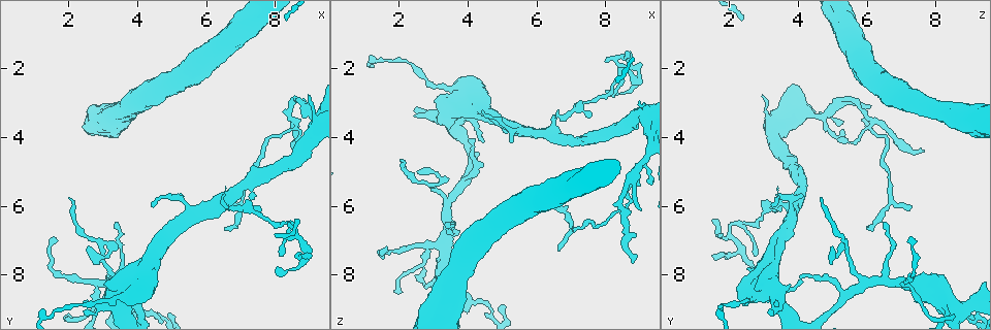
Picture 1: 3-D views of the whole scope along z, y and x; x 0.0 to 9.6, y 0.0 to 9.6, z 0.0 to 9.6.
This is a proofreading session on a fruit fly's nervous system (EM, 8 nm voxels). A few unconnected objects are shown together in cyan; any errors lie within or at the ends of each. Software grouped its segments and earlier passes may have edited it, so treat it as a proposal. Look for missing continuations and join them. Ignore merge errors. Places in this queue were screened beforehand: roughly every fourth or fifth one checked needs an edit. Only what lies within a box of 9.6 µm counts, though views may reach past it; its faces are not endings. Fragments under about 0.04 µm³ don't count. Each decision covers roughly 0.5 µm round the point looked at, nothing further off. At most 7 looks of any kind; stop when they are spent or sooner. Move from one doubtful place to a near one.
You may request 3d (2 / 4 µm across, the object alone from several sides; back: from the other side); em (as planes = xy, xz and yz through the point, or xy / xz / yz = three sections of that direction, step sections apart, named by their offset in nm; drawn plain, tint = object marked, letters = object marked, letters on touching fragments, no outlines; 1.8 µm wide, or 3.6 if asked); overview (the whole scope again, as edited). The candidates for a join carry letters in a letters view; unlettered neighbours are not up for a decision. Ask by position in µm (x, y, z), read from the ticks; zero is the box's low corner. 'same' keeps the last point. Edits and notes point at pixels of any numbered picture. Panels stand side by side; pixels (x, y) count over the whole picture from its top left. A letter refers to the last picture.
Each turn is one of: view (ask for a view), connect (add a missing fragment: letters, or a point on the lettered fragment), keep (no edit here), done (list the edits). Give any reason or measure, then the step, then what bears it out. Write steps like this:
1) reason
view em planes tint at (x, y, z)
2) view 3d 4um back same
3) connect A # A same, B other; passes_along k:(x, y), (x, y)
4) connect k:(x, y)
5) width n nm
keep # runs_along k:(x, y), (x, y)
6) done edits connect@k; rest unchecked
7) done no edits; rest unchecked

branch stops here
view em 3.6um xy step 8 letters at (8.75, 4.35, 7.65)

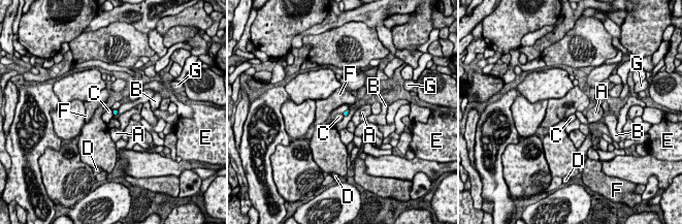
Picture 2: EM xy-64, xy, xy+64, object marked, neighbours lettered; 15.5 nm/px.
view em 3.6um planes letters same

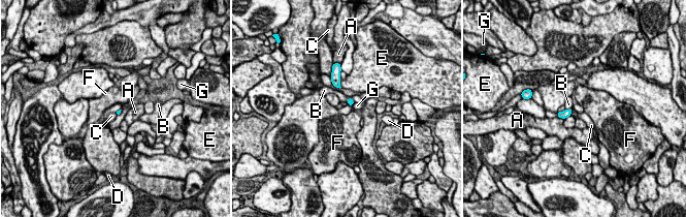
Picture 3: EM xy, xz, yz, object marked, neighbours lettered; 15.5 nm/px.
keep # A other, B other, C other, D other, E other, F other, G other; border 3:(330, 76), (333, 86); no lettered fragment goes on from it

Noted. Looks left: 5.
calibre changes
view 3d 4um at (4.35, 7.65, 3.15)

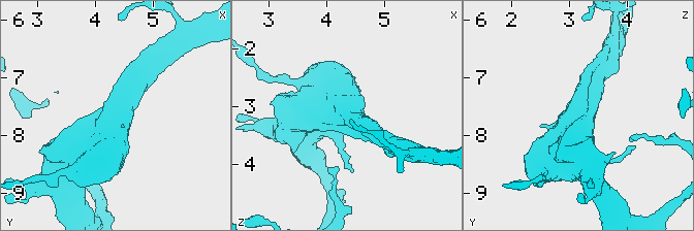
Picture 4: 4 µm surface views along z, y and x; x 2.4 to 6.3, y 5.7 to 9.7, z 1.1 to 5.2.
shape alone is not enough
view em 3.6um planes letters at (4.35, 7.65, 3.15)

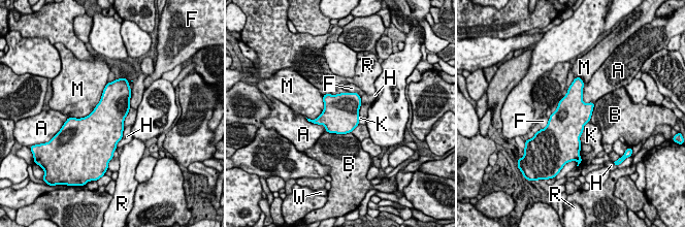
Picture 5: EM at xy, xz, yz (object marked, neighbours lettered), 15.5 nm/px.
width 550 nm
keep # A other, B other, F other, H other, K other, M other, R other, W other; border 5:(589, 121), (581, 143); no lettered fragment goes on from it

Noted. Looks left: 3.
thin end
view em planes plain at (7.95, 6.80, 1.75)

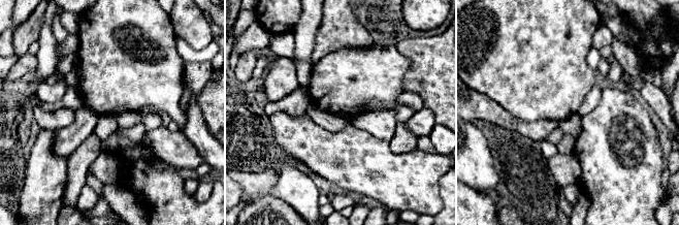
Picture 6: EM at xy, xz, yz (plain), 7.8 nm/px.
what lies round it
view em planes letters same

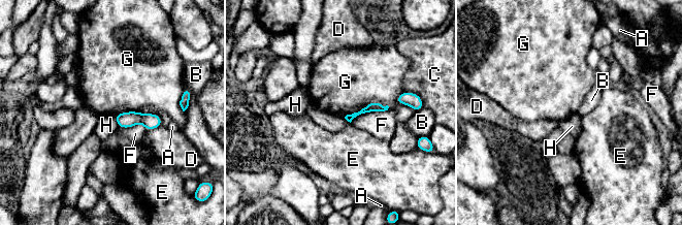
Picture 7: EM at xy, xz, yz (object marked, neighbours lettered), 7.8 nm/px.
keep # A other, B other, C other, D other, E other, F other, G other, H other; runs_along 7:(118, 117), (145, 119), (159, 123); no lettered fragment goes on from it

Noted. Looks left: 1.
done no edits; rest unchecked

